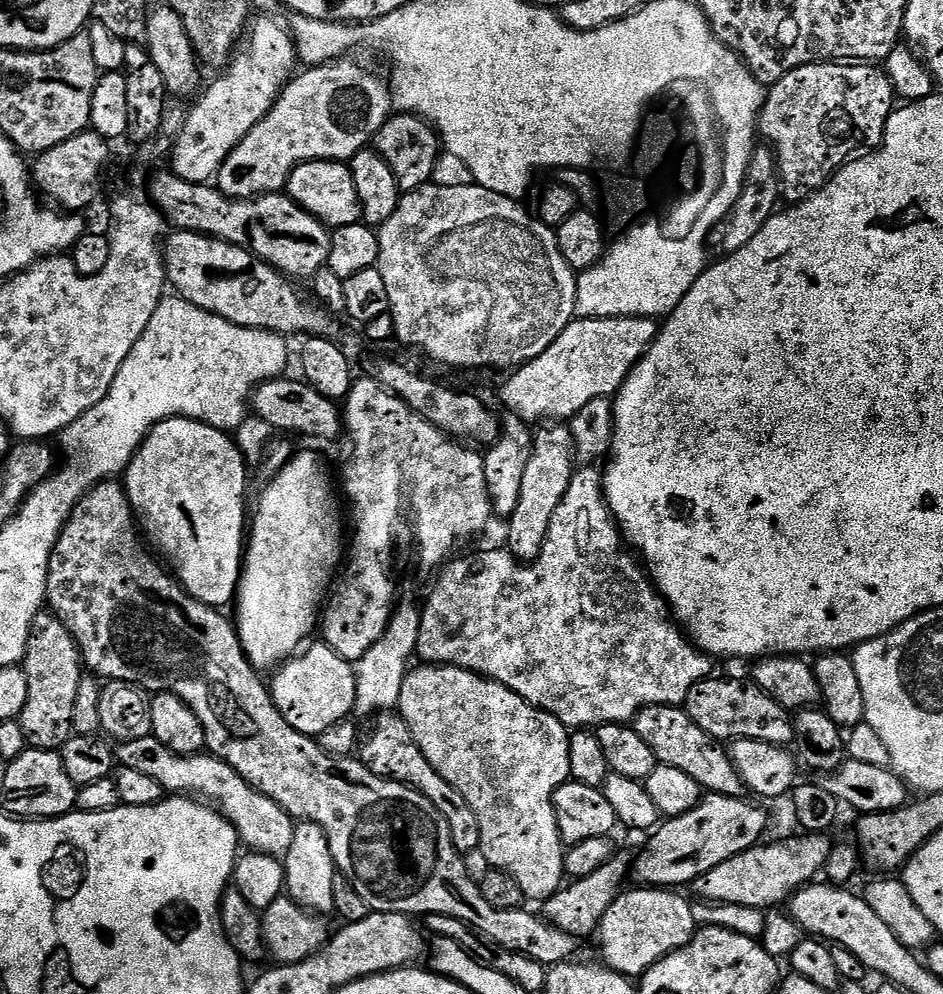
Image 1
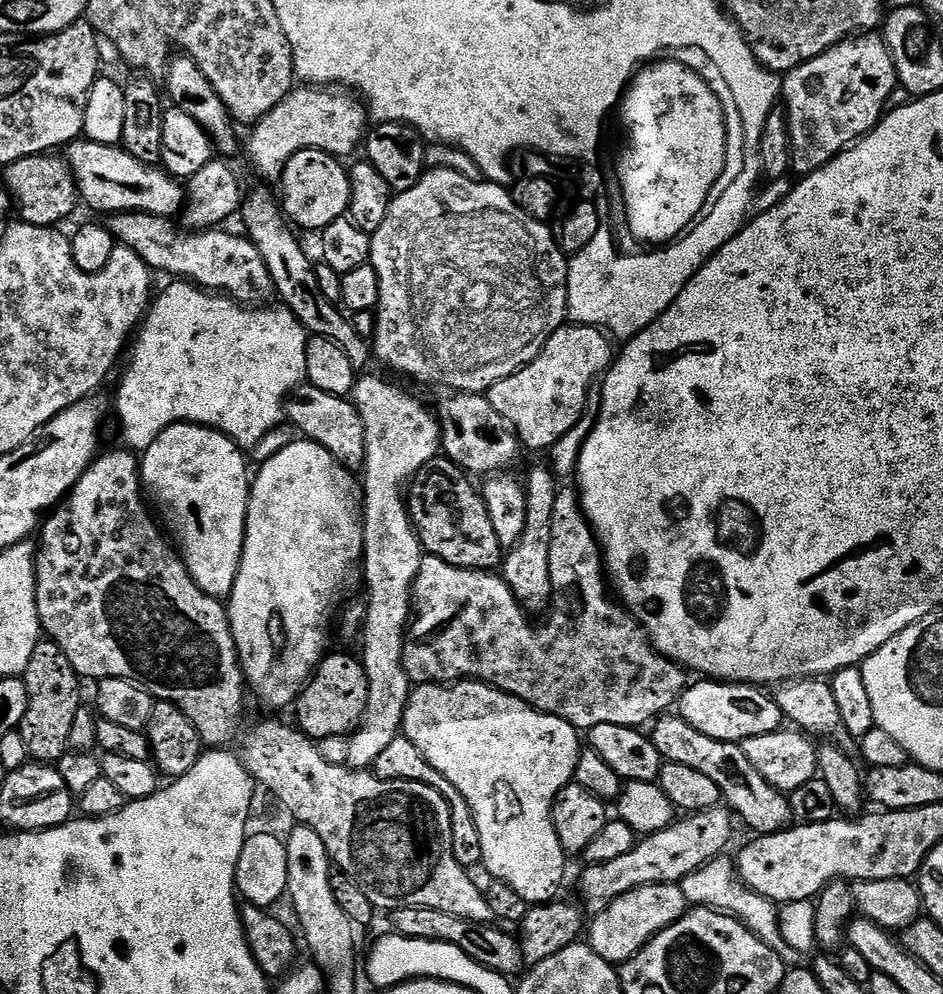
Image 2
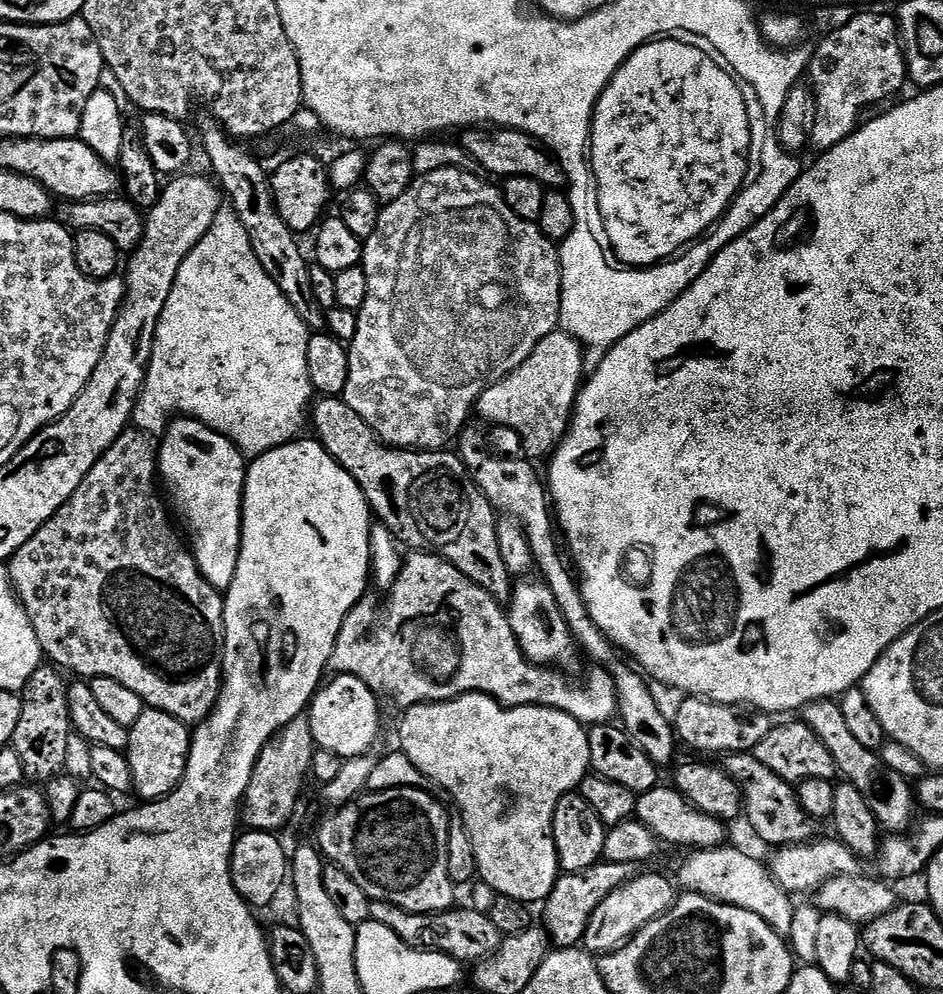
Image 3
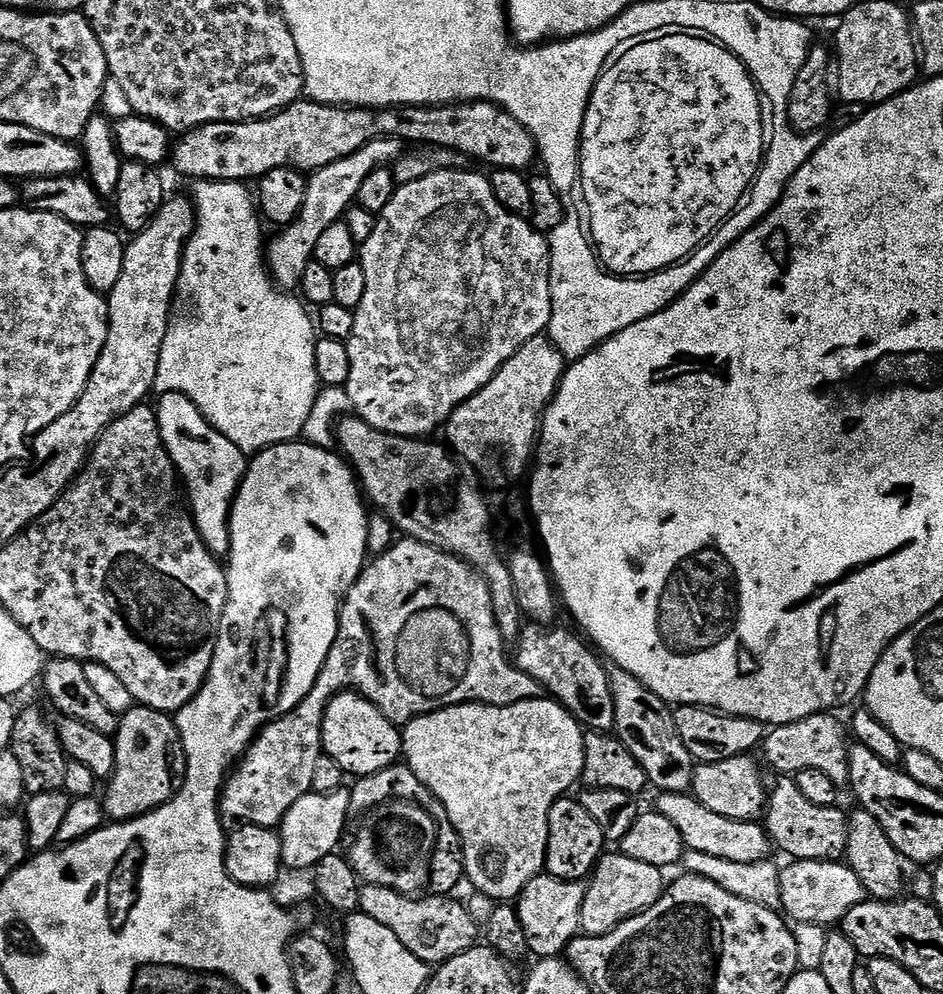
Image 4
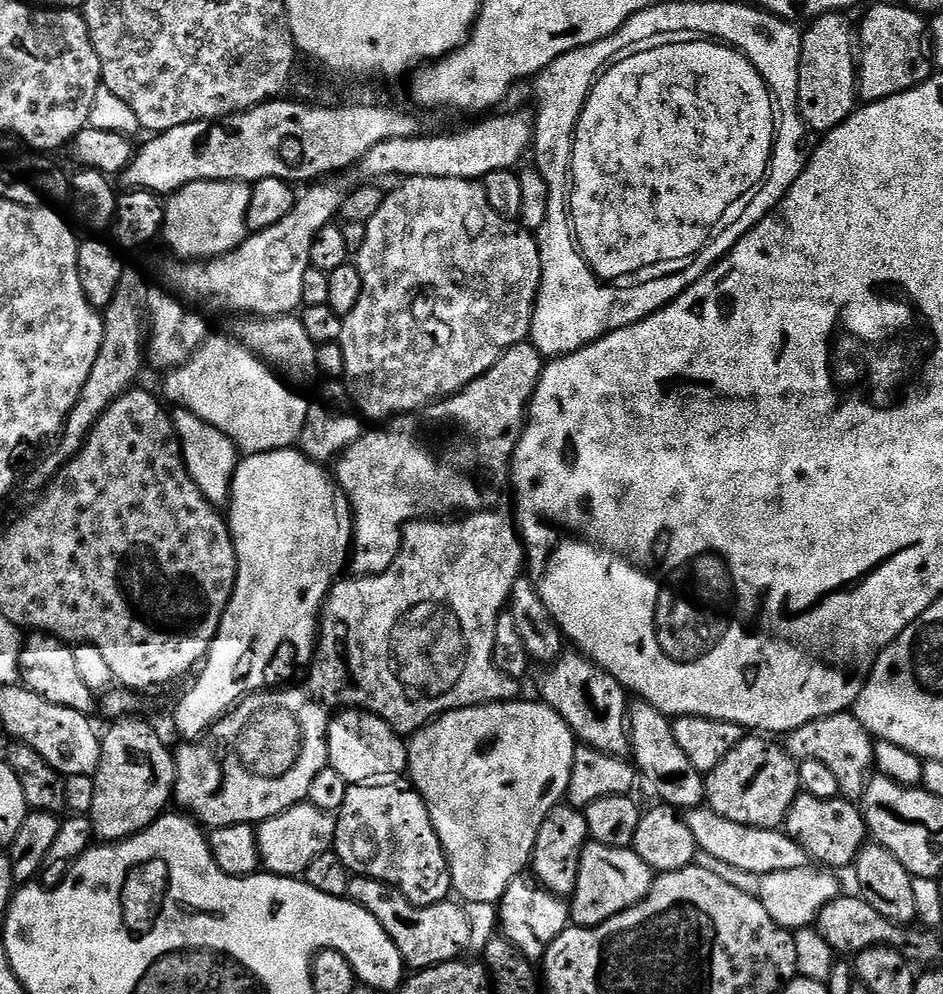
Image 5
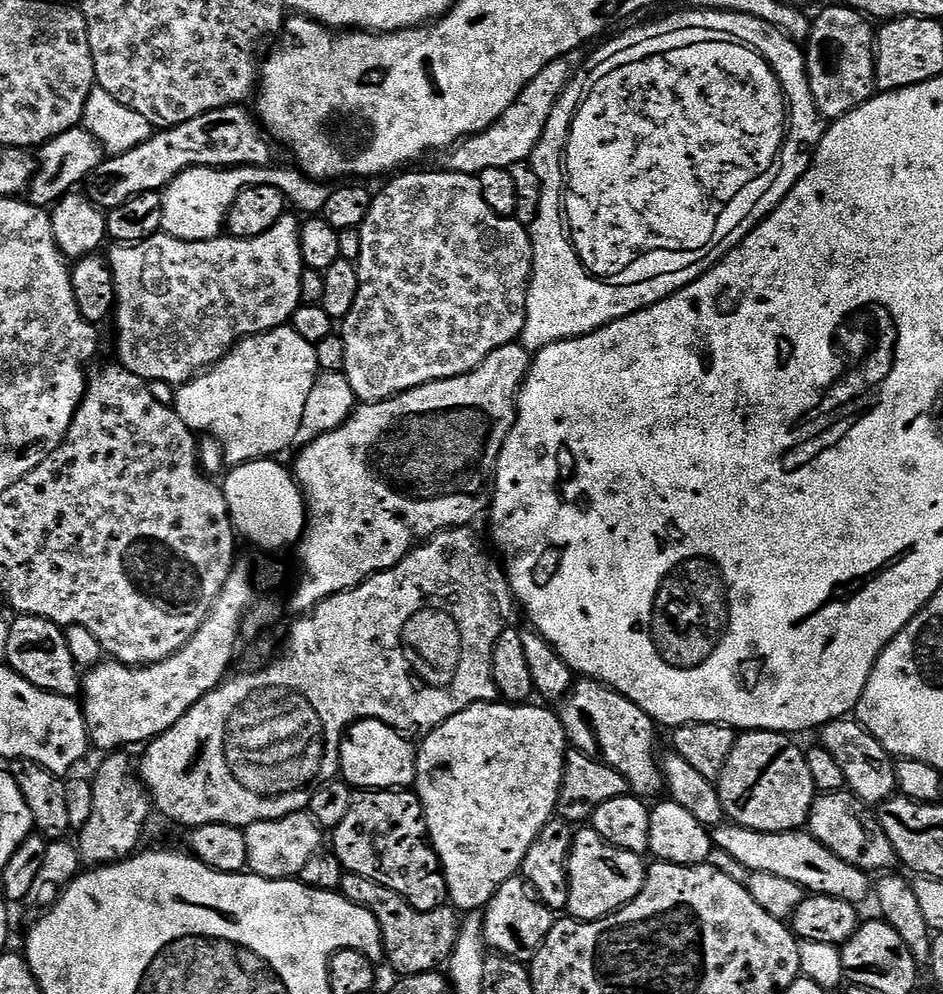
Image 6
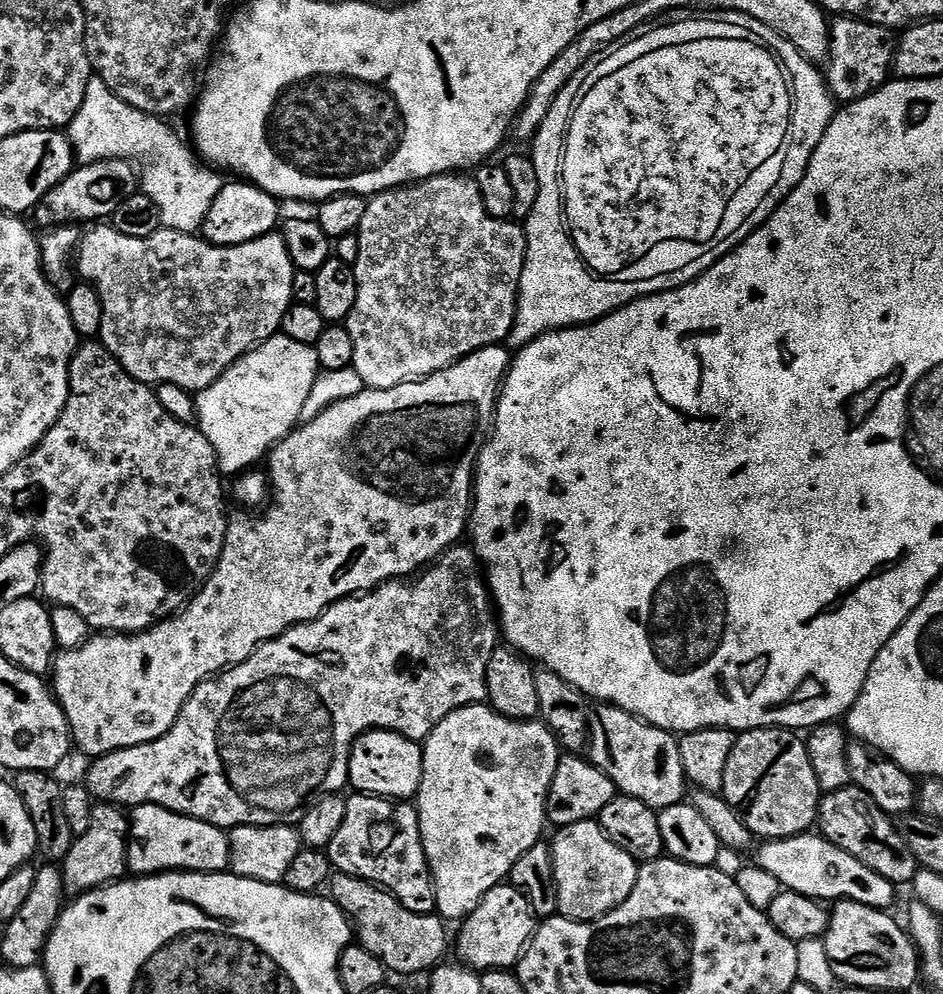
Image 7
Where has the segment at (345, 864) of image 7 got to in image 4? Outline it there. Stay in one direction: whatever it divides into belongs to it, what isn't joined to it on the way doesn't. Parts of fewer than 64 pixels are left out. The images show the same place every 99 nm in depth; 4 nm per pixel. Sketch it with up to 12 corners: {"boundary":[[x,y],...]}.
{"boundary":[[404,762],[361,776],[353,813],[408,800],[435,816],[428,882],[452,896],[465,883],[462,842],[446,806]]}

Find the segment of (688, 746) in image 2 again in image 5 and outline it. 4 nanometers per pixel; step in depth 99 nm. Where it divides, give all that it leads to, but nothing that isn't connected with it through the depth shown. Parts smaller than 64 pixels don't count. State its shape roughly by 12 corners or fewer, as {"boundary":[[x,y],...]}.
{"boundary":[[796,797],[788,837],[817,865],[851,869],[870,840],[853,801]]}

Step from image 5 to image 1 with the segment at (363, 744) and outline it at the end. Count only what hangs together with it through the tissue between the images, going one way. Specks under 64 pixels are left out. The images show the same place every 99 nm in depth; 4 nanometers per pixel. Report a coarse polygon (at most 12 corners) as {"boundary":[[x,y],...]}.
{"boundary":[[309,643],[275,669],[272,701],[318,738],[356,706],[356,669]]}

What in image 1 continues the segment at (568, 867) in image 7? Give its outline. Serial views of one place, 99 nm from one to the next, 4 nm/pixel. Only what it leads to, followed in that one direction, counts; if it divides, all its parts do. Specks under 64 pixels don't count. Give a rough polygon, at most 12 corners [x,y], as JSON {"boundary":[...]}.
{"boundary":[[676,890],[621,891],[598,929],[603,963],[639,978],[692,941]]}

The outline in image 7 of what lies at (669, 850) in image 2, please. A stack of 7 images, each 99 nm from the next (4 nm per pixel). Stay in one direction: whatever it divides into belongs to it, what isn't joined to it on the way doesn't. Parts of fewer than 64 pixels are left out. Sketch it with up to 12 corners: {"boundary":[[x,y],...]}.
{"boundary":[[510,882],[459,925],[454,952],[477,974],[512,970],[538,917]]}

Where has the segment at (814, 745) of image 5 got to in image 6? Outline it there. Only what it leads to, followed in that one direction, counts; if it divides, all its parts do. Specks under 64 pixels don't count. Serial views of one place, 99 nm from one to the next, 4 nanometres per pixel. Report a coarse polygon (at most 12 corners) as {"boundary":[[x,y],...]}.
{"boundary":[[852,718],[819,729],[847,791],[869,806],[897,795],[896,766]]}

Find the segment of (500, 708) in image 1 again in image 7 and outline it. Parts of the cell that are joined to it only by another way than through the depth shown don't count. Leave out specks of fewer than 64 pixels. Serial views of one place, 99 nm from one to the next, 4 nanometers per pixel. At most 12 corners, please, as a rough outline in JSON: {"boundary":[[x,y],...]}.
{"boundary":[[487,703],[423,741],[436,912],[462,922],[546,829],[562,749]]}

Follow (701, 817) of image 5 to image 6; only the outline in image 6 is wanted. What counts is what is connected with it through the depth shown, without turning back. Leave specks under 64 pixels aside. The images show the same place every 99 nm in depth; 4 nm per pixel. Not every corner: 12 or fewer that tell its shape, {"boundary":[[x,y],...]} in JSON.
{"boundary":[[725,822],[712,842],[749,873],[861,902],[869,873],[804,830]]}

